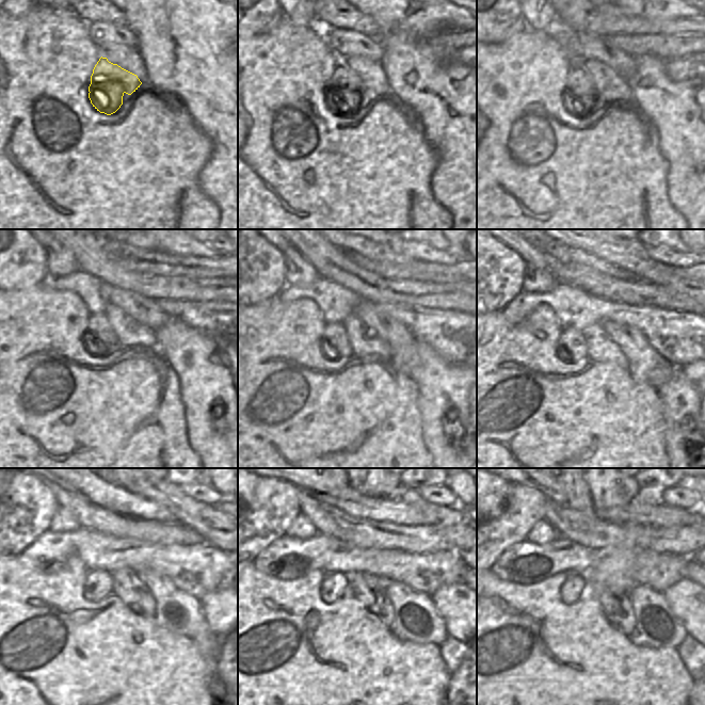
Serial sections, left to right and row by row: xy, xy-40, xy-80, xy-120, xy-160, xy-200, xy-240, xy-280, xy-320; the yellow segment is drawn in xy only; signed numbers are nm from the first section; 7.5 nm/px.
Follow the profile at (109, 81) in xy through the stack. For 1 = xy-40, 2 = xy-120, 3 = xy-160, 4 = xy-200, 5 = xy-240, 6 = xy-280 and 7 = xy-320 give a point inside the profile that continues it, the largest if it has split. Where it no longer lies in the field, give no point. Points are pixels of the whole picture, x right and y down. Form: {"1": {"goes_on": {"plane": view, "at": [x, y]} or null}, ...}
{"1": {"goes_on": {"plane": "xy-40", "at": [345, 87]}}, "2": {"goes_on": {"plane": "xy-120", "at": [99, 334]}}, "3": {"goes_on": {"plane": "xy-160", "at": [335, 345]}}, "4": {"goes_on": {"plane": "xy-200", "at": [572, 347]}}, "5": {"goes_on": {"plane": "xy-240", "at": [98, 583]}}, "6": {"goes_on": {"plane": "xy-280", "at": [335, 586]}}, "7": {"goes_on": {"plane": "xy-320", "at": [575, 588]}}}

